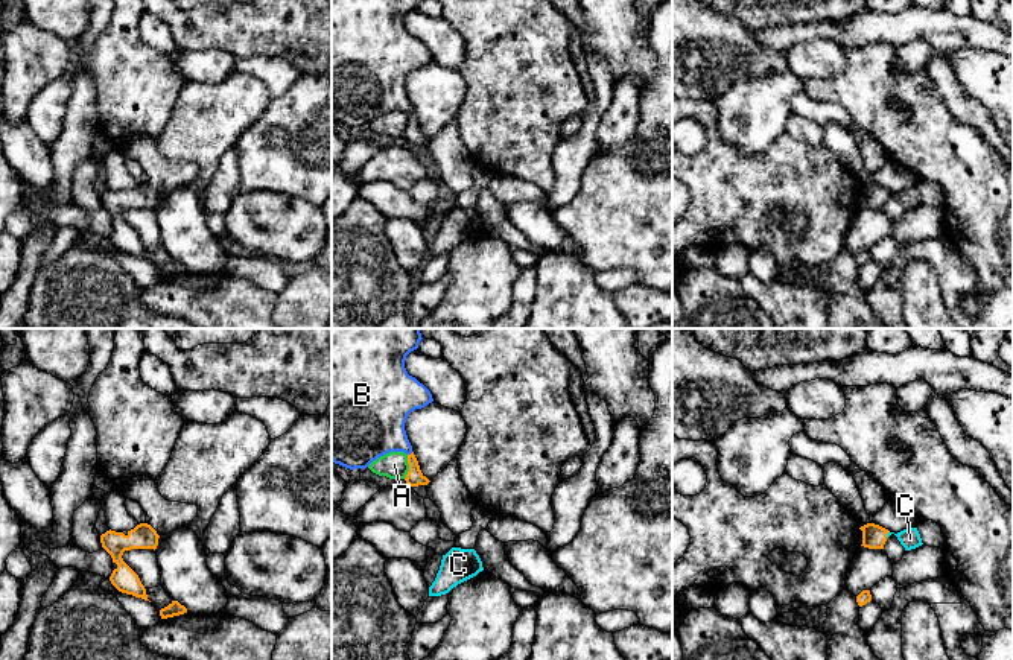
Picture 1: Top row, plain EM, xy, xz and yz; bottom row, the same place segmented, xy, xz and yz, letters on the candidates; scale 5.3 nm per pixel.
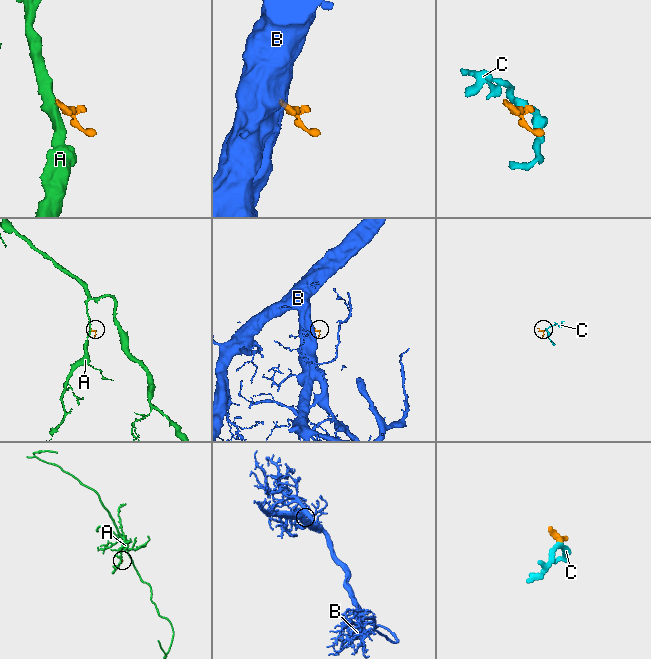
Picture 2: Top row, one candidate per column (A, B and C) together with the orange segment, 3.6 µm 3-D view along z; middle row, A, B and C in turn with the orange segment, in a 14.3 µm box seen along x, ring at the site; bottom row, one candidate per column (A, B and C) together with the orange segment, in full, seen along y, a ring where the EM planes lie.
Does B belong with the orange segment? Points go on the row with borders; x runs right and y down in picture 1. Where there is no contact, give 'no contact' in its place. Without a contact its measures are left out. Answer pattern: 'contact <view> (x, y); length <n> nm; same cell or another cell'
contact xz (411, 453); length 40 nm; same cell

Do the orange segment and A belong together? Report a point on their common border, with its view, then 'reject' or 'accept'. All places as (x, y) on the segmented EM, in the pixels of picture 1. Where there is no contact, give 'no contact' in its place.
contact xz (409, 467); reject

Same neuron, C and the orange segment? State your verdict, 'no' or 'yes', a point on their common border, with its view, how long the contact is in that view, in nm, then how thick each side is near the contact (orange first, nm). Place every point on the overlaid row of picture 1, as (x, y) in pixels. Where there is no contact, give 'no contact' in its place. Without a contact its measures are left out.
yes; contact yz (887, 533); length 40 nm; calibres 130 and 110 nm

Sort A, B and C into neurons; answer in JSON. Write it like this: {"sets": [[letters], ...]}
{"sets": [["A"], ["B", "C"]]}

